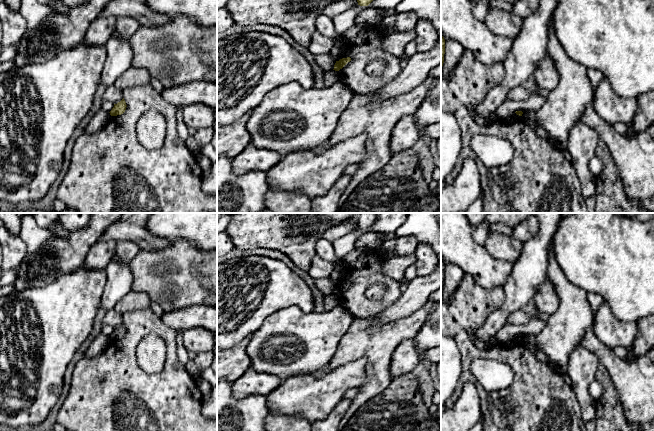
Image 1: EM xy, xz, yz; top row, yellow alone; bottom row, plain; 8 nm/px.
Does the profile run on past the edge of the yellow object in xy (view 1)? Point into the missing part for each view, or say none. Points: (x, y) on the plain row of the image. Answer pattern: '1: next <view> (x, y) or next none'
1: next none

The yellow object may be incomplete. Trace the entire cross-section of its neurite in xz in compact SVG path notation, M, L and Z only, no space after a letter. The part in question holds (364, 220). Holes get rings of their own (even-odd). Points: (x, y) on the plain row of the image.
M359 213L356 217L358 229L368 230L375 223L376 219L376 213Z

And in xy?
M123 322L120 326L118 326L117 328L114 328L114 331L112 332L112 334L109 337L111 340L121 339L125 336L126 331L127 329Z

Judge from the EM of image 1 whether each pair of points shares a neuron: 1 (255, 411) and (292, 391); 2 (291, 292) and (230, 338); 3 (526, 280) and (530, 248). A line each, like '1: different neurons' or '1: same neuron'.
1: different neurons
2: same neuron
3: same neuron

